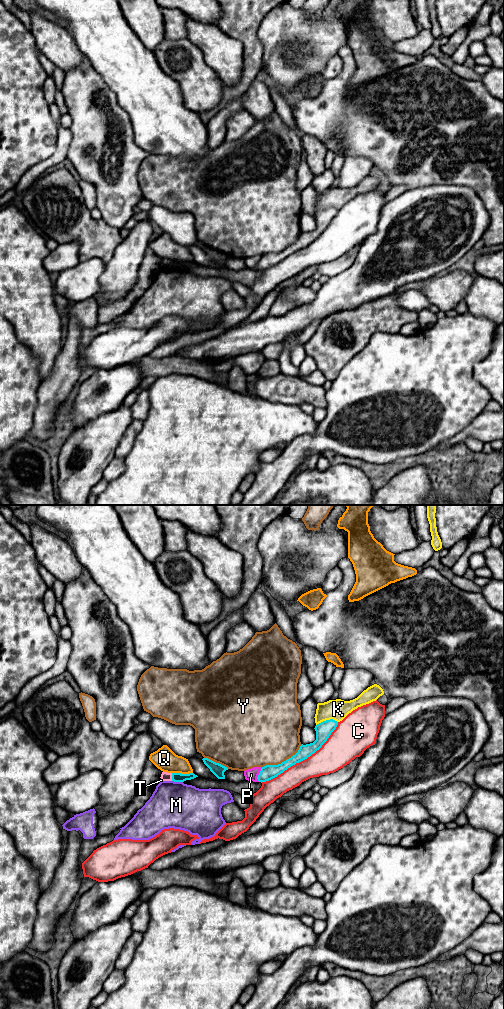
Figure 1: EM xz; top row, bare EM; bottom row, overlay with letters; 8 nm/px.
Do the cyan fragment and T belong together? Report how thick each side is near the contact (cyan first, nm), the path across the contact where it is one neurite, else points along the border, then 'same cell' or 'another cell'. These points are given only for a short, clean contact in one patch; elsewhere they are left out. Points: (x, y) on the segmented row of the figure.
80 nm thick on the cyan side, 70 nm on the other; border along xz (171, 773), (172, 780); another cell

